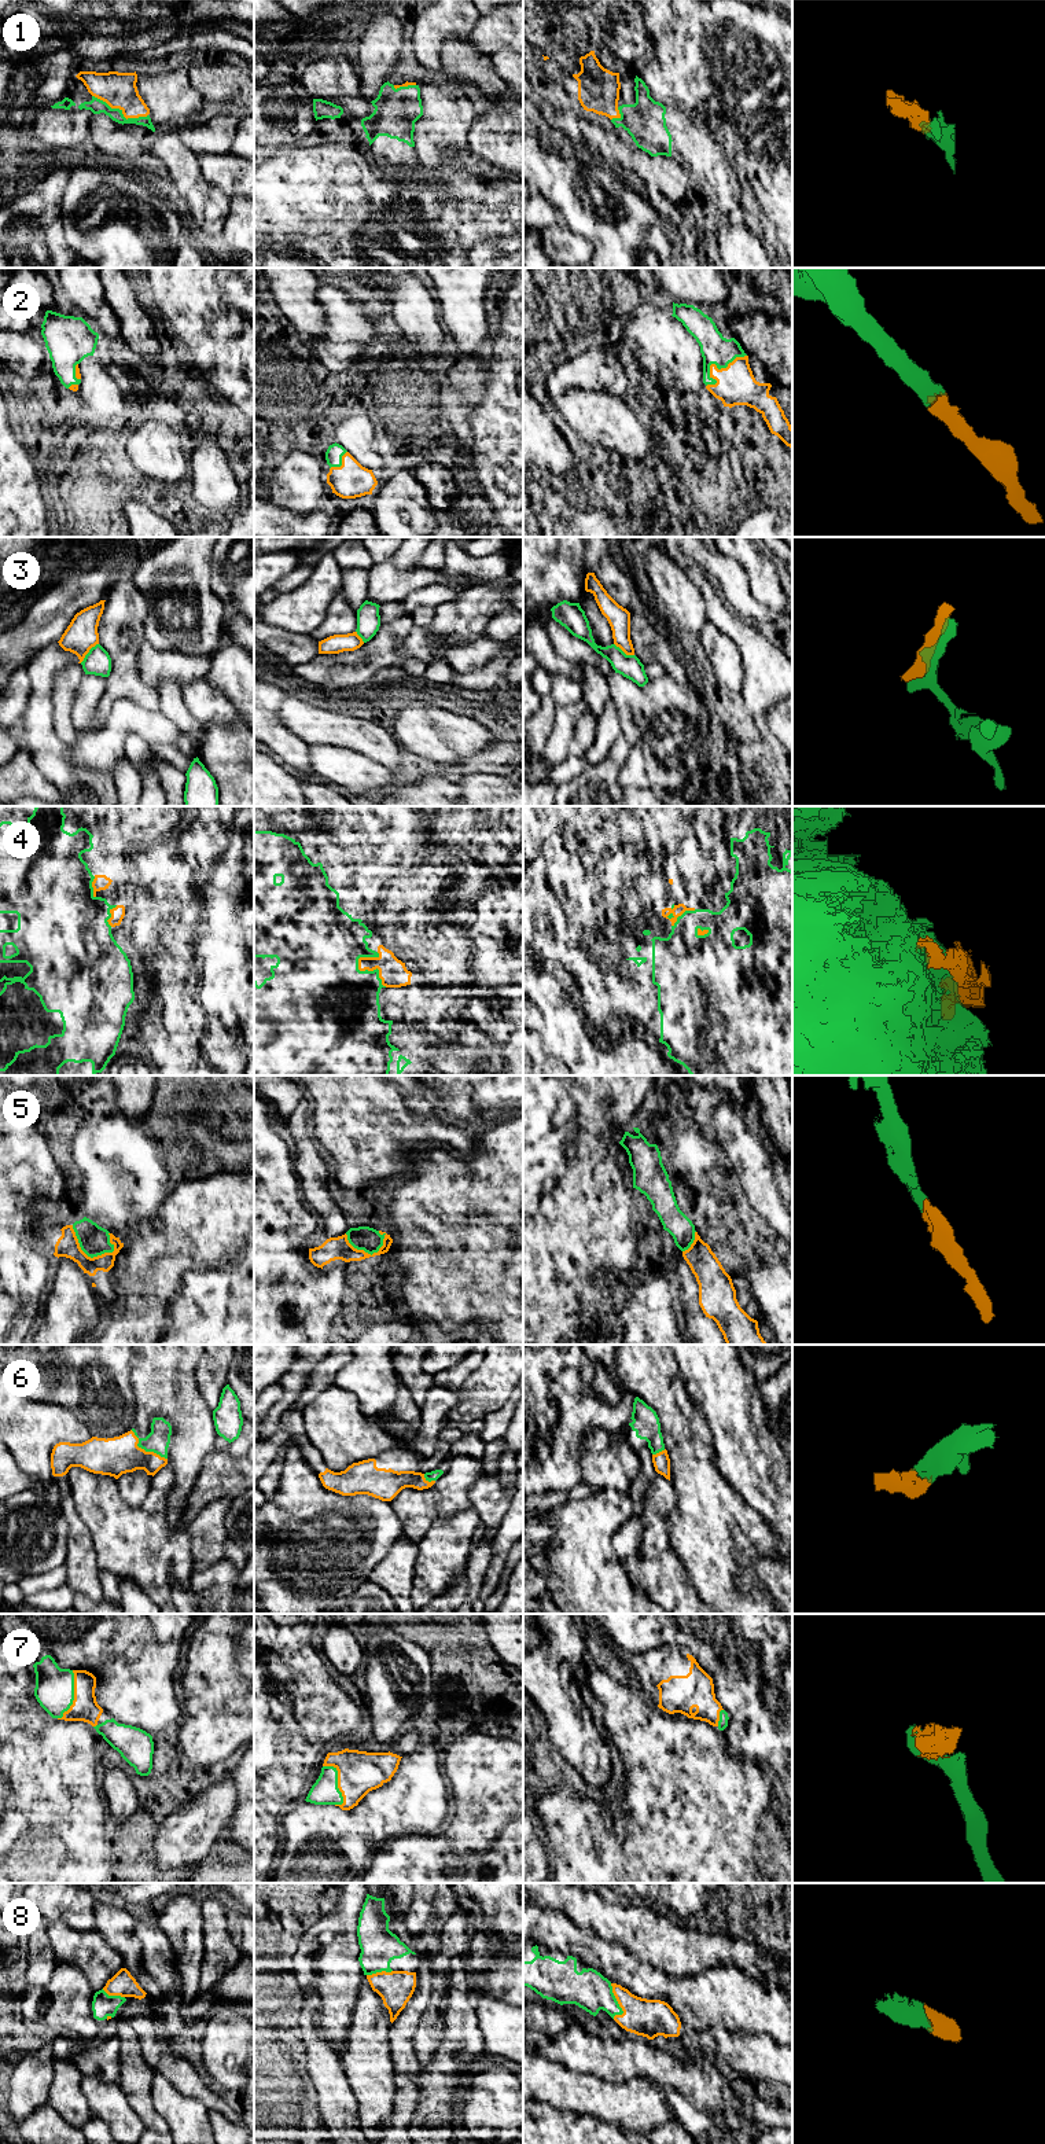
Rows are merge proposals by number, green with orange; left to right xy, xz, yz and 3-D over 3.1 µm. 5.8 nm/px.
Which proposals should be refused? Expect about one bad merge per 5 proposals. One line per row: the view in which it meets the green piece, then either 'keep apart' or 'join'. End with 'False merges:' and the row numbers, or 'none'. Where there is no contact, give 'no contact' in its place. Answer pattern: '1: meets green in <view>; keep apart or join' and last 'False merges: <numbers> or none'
1: meets green in xy; join
2: meets green in yz; join
3: meets green in xy; keep apart
4: meets green in xz; join
5: meets green in xy; join
6: meets green in xy; join
7: meets green in xz; join
8: meets green in yz; join
False merges: 3

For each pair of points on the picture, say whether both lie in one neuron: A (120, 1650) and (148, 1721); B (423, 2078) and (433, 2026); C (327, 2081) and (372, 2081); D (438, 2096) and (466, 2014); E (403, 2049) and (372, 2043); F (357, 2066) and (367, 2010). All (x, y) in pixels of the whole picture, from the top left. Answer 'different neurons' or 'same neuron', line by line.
A: same neuron
B: different neurons
C: different neurons
D: same neuron
E: different neurons
F: same neuron

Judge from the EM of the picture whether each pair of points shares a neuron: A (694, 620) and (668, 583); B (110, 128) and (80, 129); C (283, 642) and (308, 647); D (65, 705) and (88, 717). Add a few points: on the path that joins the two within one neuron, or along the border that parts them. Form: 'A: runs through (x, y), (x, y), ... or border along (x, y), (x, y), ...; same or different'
A: runs through (690, 610), (677, 592); same
B: border along (94, 114), (89, 135); different
C: runs through (289, 646), (302, 647); same
D: border along (83, 679), (72, 709), (72, 724), (74, 728); different

